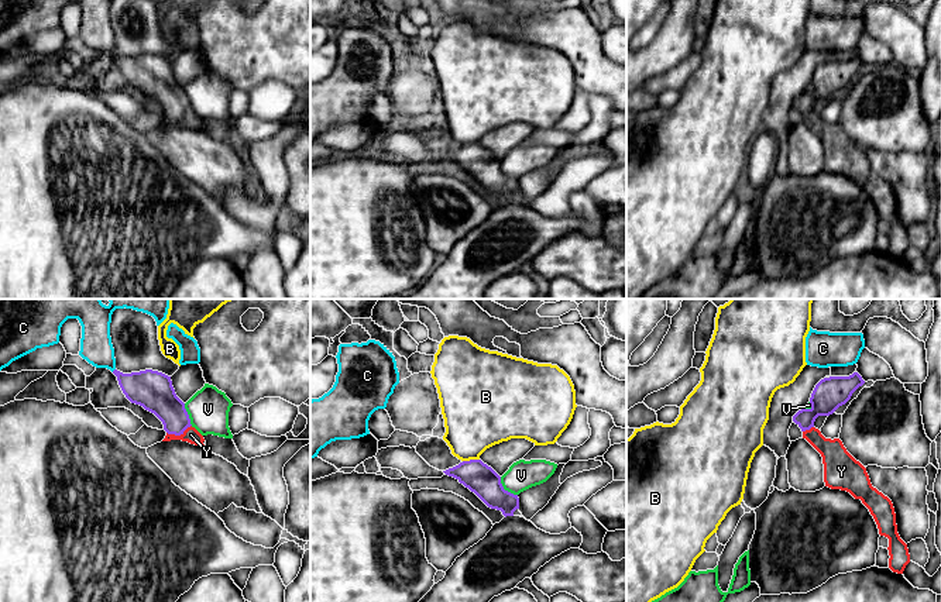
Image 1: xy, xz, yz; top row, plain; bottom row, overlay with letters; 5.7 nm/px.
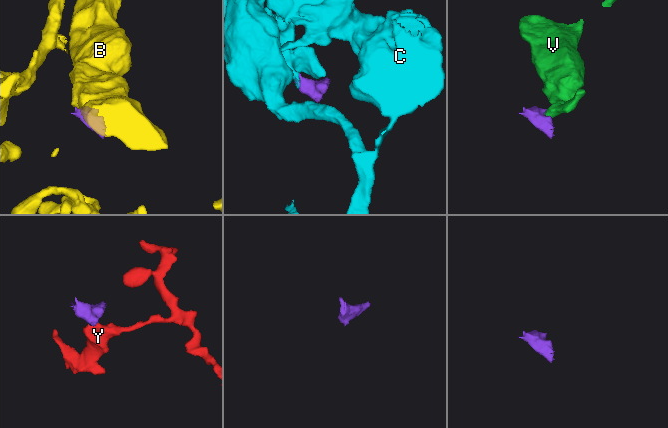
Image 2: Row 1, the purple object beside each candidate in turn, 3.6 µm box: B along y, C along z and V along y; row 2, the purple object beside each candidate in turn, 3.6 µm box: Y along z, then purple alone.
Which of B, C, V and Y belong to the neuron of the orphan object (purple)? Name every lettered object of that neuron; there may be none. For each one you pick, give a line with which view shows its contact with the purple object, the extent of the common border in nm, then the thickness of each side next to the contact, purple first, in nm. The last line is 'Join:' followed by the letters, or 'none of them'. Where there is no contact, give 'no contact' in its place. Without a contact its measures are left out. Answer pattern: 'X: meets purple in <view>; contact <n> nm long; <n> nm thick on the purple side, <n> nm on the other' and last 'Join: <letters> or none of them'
C: no contact
Y: meets purple in xy; contact 150 nm long; 200 nm thick on the purple side, 90 nm on the other
Join: C, Y

